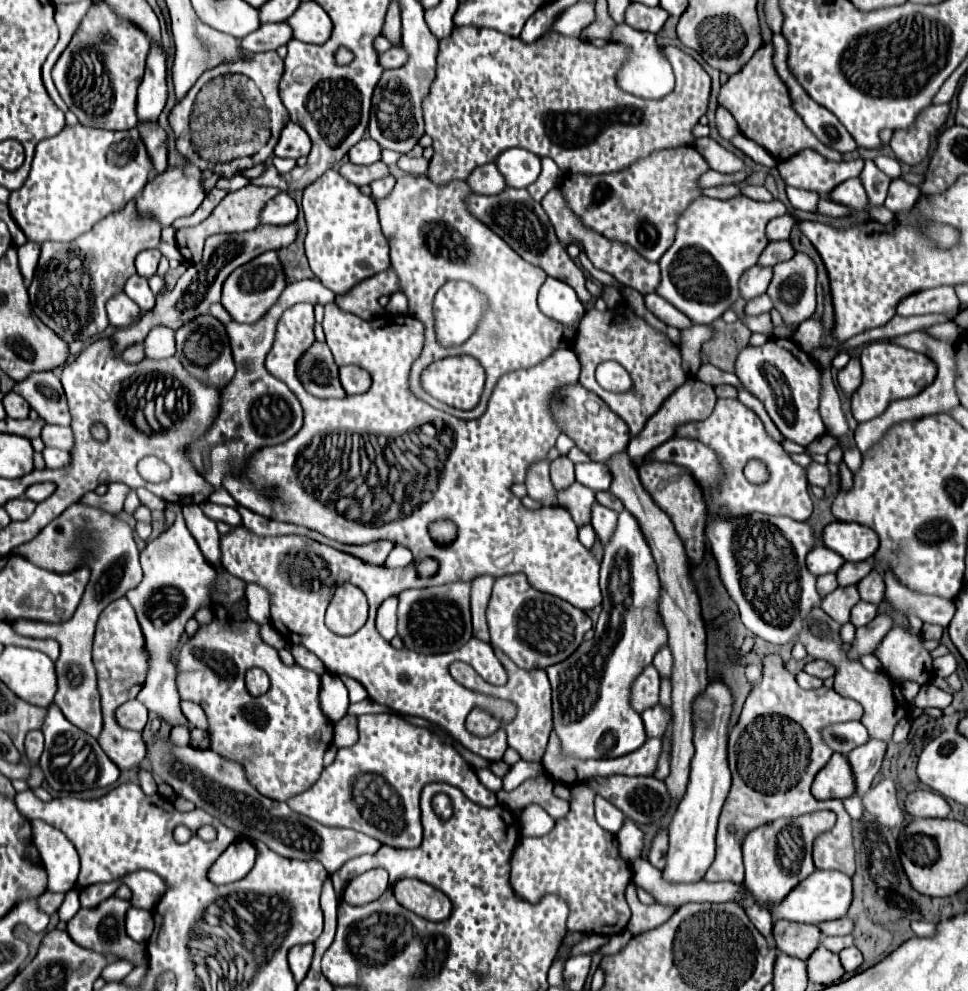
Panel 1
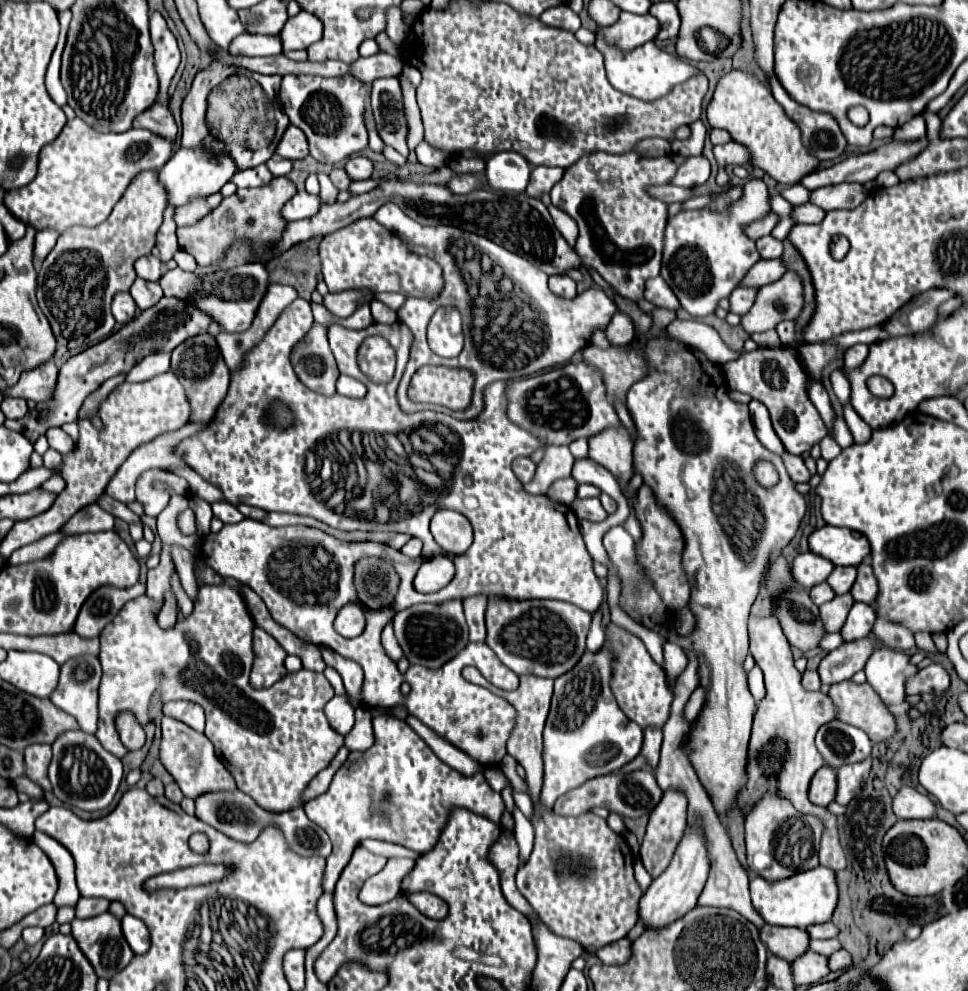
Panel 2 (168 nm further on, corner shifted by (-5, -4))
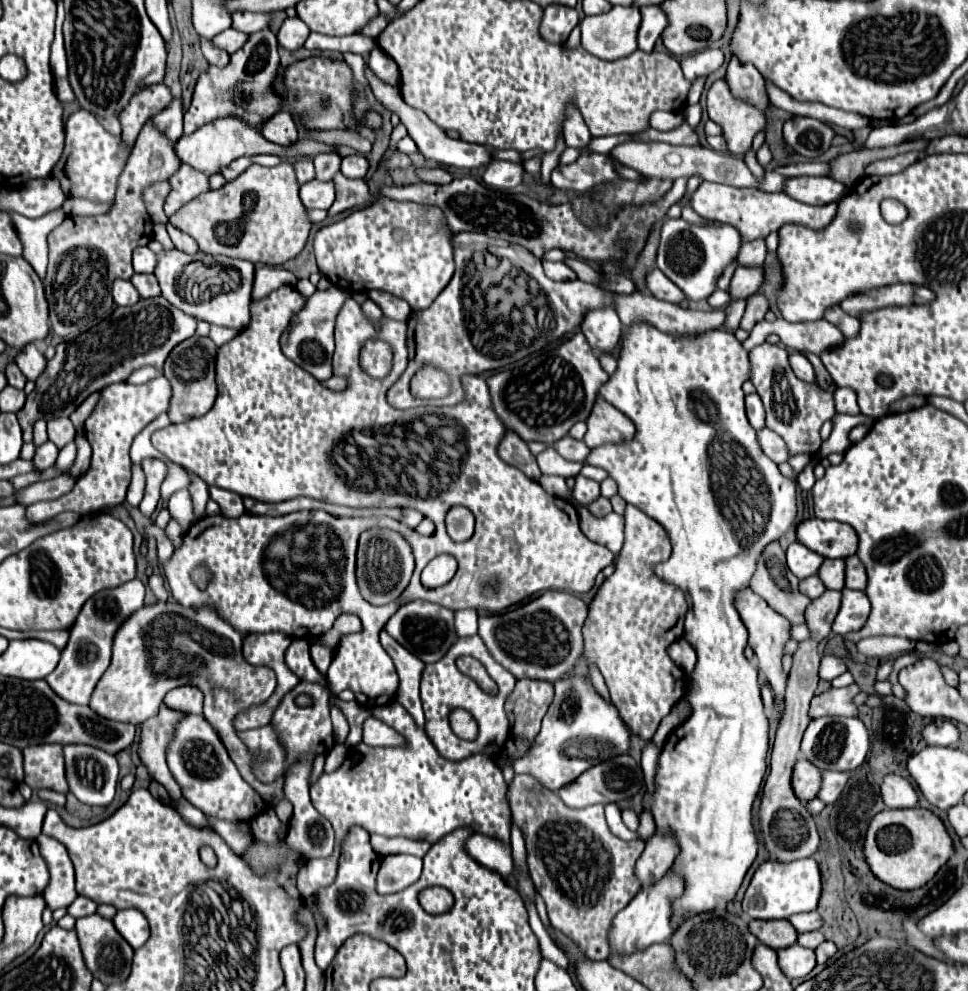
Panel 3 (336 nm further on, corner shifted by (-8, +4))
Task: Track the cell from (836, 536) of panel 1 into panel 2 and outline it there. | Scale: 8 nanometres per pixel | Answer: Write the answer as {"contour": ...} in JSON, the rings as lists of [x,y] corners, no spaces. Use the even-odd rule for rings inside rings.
{"contour":[[[826,525],[810,535],[810,551],[836,565],[858,565],[870,555],[870,543],[858,531]]]}

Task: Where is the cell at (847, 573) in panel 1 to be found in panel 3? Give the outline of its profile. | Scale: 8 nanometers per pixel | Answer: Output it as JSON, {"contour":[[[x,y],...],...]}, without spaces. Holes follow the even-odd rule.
{"contour":[[[825,559],[823,565],[817,571],[819,579],[823,579],[823,585],[827,589],[841,591],[845,587],[845,563],[843,559]]]}

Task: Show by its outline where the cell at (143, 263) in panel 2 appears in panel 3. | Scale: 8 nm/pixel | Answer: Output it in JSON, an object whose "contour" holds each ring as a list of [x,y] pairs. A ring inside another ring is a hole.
{"contour":[[[137,247],[133,251],[135,273],[153,273],[155,265],[157,265],[157,255],[149,247]]]}

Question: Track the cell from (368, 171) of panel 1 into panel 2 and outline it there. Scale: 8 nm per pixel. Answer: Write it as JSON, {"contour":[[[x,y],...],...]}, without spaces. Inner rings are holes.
{"contour":[[[342,167],[332,169],[330,179],[332,179],[332,183],[334,183],[334,185],[336,185],[340,191],[346,191],[346,189],[352,185],[352,179],[348,179],[348,175],[346,175],[346,171],[344,171]]]}

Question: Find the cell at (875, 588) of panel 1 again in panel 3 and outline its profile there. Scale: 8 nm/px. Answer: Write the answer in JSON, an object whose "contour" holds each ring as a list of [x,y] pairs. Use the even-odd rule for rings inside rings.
{"contour":[[[857,555],[847,557],[845,559],[845,587],[863,591],[865,585],[867,585],[867,575],[865,575],[863,563],[859,561]]]}

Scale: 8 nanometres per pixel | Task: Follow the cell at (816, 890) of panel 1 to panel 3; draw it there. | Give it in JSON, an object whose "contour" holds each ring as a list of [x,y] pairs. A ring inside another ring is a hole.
{"contour":[[[799,859],[791,863],[765,861],[753,873],[743,897],[743,913],[751,919],[787,919],[789,915],[817,909],[821,895],[821,873],[815,859]]]}

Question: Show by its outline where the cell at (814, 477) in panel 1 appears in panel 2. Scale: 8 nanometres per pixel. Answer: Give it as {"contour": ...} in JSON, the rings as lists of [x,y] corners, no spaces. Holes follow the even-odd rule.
{"contour":[[[786,453],[786,455],[782,455],[782,459],[784,459],[784,465],[786,465],[788,475],[792,477],[792,481],[796,481],[796,483],[806,483],[806,481],[812,477],[810,471],[806,469],[802,457],[796,457],[796,455]]]}

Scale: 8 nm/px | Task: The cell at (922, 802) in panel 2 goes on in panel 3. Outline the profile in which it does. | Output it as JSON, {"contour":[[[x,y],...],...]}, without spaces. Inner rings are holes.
{"contour":[[[887,775],[883,779],[881,795],[883,795],[883,803],[887,803],[889,809],[903,809],[917,805],[917,791],[907,779],[899,775]]]}

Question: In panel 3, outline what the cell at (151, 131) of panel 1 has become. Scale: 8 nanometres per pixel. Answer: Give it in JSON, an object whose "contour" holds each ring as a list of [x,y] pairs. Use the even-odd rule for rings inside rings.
{"contour":[[[163,83],[147,85],[143,87],[143,91],[135,93],[131,103],[127,103],[127,107],[123,107],[123,111],[119,113],[123,145],[125,147],[133,145],[143,123],[151,119],[151,115],[163,111],[169,105],[169,101],[171,101],[171,91]]]}

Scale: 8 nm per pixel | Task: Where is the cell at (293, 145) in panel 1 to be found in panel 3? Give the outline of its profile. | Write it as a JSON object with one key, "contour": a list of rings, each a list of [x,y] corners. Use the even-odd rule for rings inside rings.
{"contour":[[[279,111],[271,119],[267,119],[261,125],[261,135],[277,145],[293,145],[299,139],[297,125],[287,111]]]}

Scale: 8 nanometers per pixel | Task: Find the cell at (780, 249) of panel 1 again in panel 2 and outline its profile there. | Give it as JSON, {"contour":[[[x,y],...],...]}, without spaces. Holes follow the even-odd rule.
{"contour":[[[760,259],[748,275],[742,279],[742,287],[764,287],[786,273],[786,263],[782,259]]]}

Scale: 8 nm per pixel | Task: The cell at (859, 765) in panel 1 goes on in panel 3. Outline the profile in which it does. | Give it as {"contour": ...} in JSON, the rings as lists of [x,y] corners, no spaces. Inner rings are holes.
{"contour":[[[823,771],[821,773],[821,787],[819,787],[817,799],[821,799],[823,803],[835,803],[837,797],[841,795],[841,791],[843,791],[847,779],[849,779],[849,773]]]}

